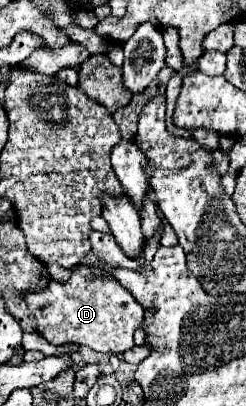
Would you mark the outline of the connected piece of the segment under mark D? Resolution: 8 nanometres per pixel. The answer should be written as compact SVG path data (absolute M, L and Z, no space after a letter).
M76 268L66 282L50 280L44 290L24 294L24 300L36 318L36 330L56 346L72 342L98 352L122 354L134 348L134 332L144 320L144 308L128 290L114 278L92 274L90 268Z

